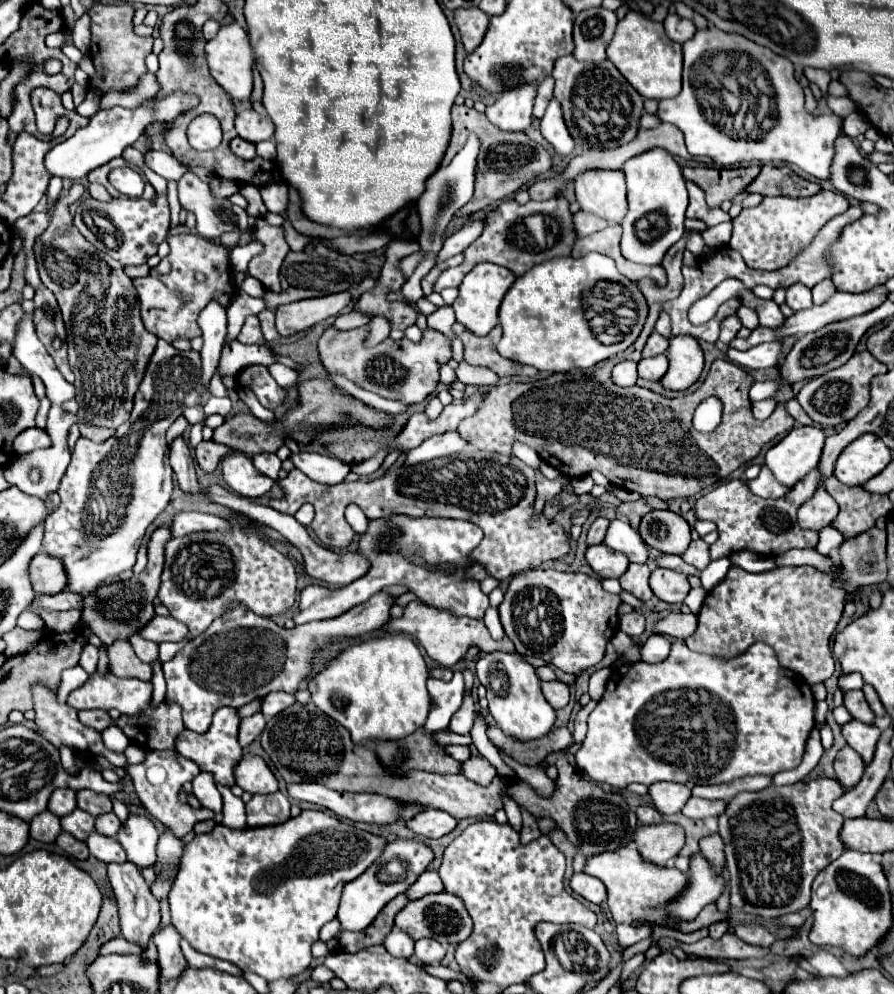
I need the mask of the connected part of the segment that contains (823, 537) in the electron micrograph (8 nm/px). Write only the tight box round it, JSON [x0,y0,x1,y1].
[816,527,844,557]

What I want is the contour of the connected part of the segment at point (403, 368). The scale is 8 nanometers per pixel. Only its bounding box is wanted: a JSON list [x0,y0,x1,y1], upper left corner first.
[318,325,452,403]

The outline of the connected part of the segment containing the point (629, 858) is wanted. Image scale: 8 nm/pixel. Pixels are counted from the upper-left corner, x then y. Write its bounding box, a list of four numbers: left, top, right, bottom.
[584,845,730,949]

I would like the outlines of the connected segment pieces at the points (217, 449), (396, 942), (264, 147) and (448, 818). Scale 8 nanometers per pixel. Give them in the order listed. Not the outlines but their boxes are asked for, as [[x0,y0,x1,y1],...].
[[194,441,230,473],[382,929,414,959],[256,139,276,161],[406,809,458,839]]

